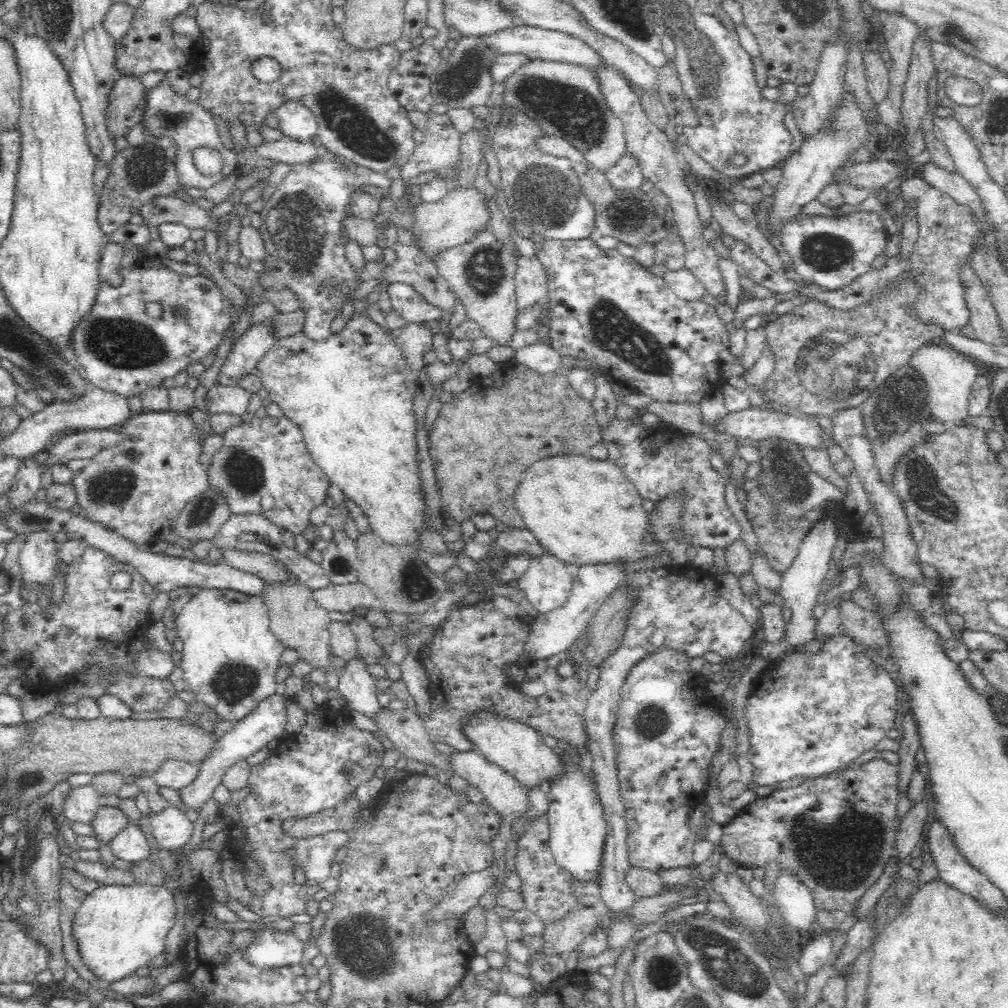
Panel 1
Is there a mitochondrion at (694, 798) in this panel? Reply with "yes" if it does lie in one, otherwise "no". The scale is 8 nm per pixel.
no

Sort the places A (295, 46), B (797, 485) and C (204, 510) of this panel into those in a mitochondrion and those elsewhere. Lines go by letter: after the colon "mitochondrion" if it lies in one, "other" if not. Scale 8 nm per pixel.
A: other
B: mitochondrion
C: mitochondrion

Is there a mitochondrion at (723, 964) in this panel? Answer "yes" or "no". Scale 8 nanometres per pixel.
yes

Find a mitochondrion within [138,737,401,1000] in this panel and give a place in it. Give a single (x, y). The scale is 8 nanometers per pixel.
(377, 956)

